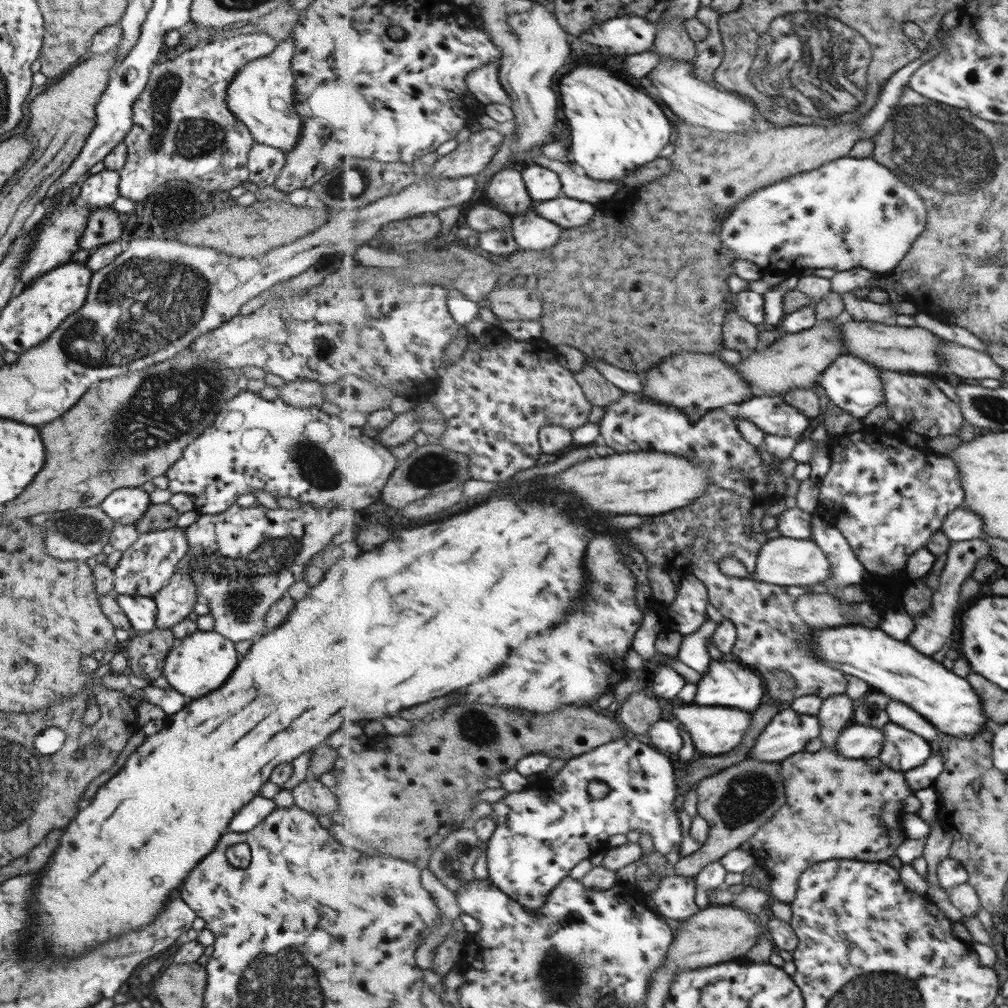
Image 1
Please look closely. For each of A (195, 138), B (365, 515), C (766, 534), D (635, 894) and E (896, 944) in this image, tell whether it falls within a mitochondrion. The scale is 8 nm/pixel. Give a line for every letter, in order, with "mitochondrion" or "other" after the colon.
A: mitochondrion
B: other
C: other
D: other
E: other

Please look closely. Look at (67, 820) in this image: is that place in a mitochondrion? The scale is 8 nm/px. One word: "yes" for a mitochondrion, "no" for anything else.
no

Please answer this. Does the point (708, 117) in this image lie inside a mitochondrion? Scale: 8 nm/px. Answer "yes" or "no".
yes

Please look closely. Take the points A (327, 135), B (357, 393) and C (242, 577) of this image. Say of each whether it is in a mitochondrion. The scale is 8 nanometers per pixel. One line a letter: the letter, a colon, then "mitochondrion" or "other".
A: other
B: mitochondrion
C: mitochondrion

